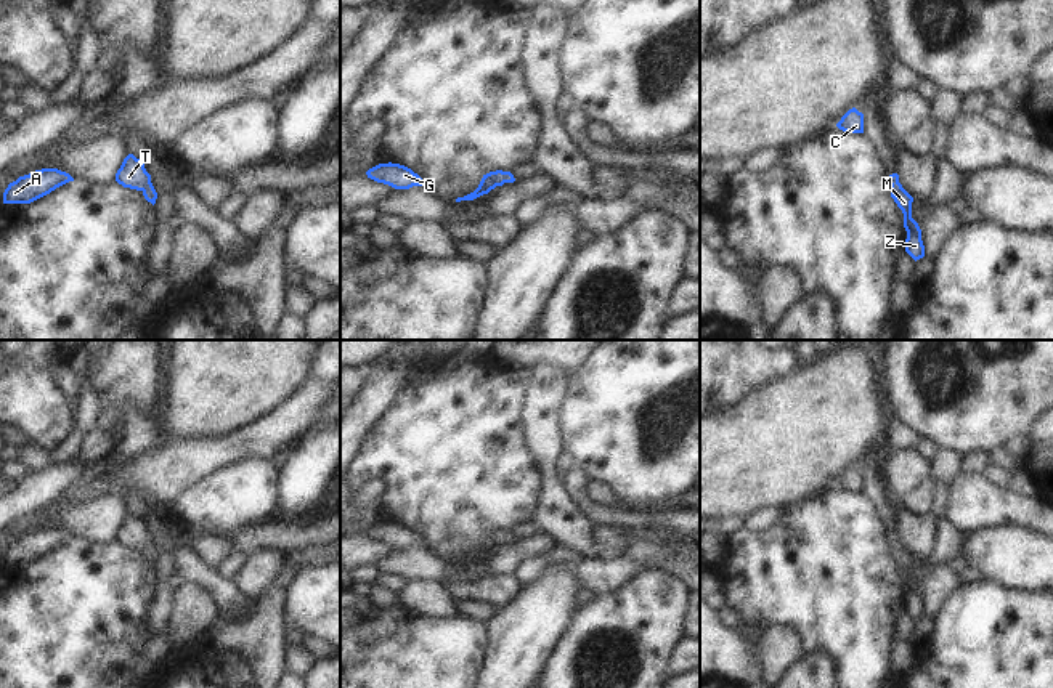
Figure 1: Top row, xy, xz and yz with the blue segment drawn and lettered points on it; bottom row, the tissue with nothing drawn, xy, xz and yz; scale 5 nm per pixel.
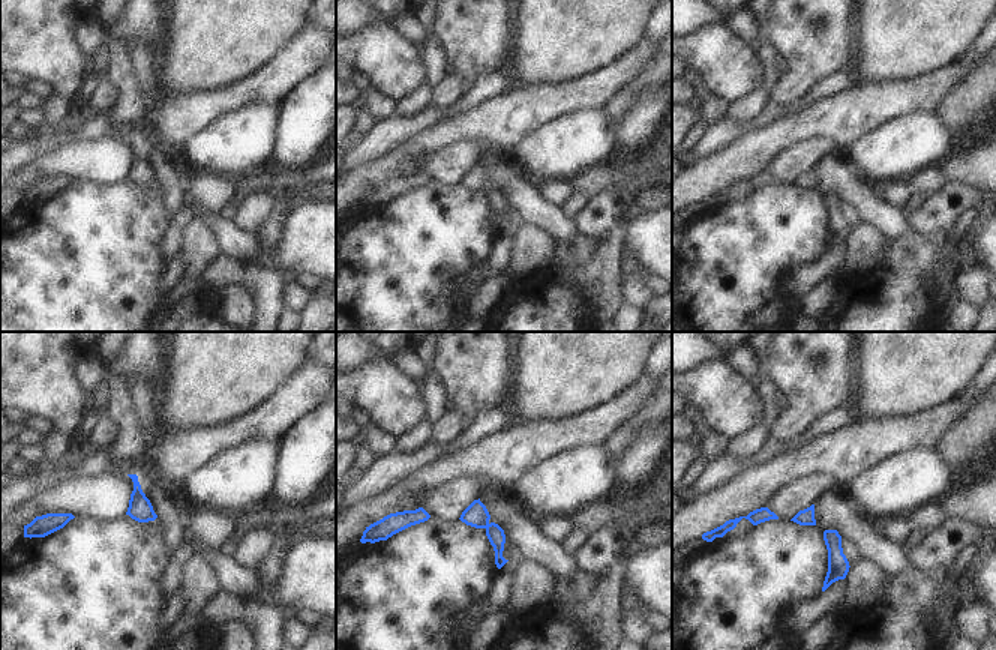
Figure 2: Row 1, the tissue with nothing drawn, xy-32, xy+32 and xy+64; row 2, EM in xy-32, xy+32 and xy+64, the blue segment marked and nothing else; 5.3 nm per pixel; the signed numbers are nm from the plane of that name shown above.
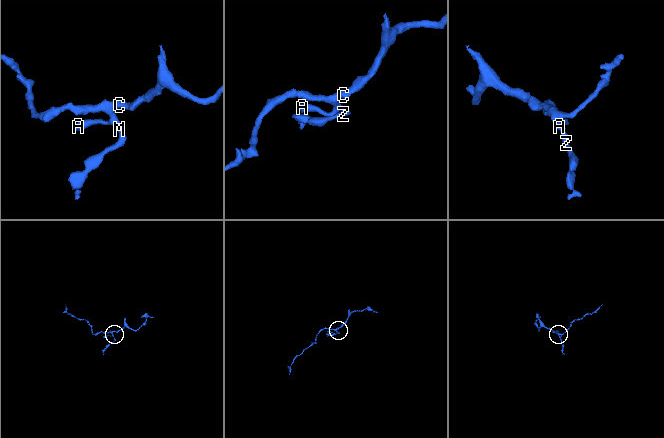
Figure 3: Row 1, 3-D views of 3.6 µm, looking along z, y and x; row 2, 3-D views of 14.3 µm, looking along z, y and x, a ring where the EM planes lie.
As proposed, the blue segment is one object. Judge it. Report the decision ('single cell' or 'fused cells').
single cell

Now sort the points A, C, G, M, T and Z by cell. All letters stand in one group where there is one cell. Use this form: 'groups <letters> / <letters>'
groups A C G M T Z

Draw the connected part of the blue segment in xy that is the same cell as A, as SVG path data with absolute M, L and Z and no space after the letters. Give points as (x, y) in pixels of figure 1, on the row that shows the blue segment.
M58 168L35 170L8 184L3 204L30 204L69 181L74 178Z

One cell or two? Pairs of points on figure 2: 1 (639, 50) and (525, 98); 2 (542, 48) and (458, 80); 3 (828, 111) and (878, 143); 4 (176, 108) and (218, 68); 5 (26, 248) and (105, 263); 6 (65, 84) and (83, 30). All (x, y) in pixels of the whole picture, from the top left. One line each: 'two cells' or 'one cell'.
1: one cell
2: two cells
3: two cells
4: two cells
5: one cell
6: two cells

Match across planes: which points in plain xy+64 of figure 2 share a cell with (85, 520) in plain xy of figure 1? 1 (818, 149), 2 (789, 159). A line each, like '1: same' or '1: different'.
1: same
2: same

